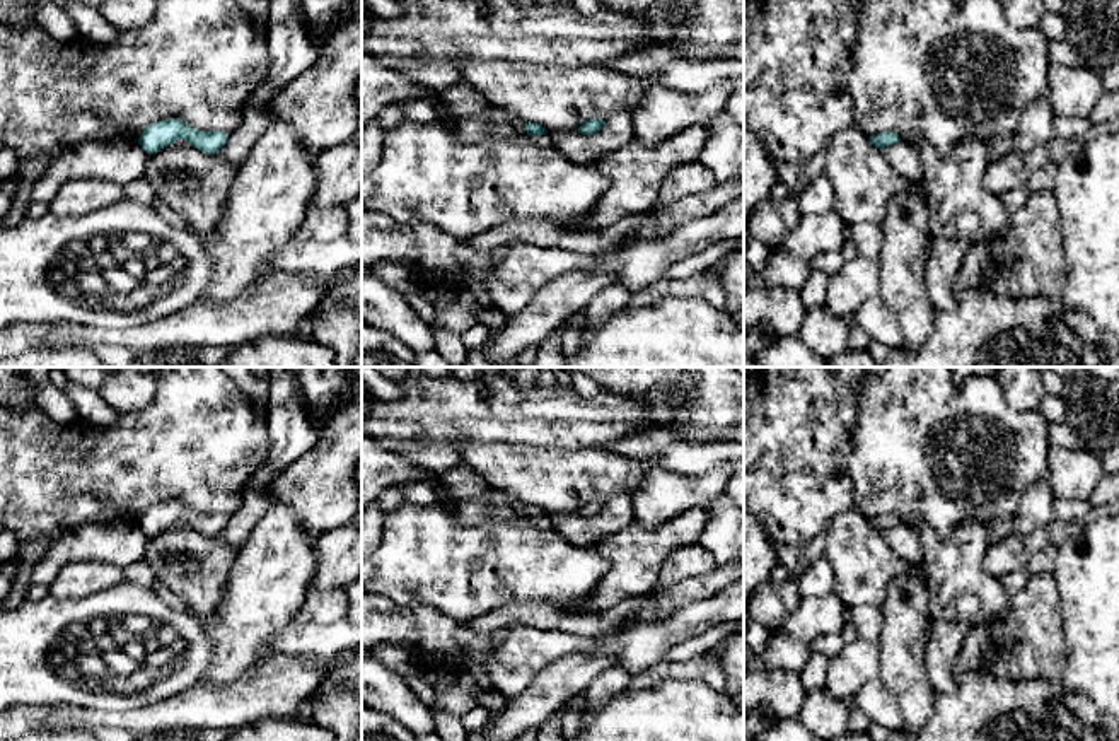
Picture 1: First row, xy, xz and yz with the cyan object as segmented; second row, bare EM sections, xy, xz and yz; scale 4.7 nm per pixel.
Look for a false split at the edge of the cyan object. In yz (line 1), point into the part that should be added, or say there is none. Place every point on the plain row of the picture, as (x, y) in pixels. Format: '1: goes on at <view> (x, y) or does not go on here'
1: does not go on here

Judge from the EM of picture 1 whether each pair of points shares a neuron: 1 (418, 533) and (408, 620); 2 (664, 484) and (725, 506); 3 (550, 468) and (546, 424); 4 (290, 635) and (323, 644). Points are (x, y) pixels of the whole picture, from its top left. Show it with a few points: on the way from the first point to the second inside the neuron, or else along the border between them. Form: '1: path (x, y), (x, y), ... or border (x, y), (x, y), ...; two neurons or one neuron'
1: border (379, 595), (400, 605), (429, 605), (449, 615); two neurons
2: border (725, 492), (705, 506); two neurons
3: border (509, 441), (562, 448), (589, 446); two neurons
4: path (299, 639), (314, 639); one neuron

